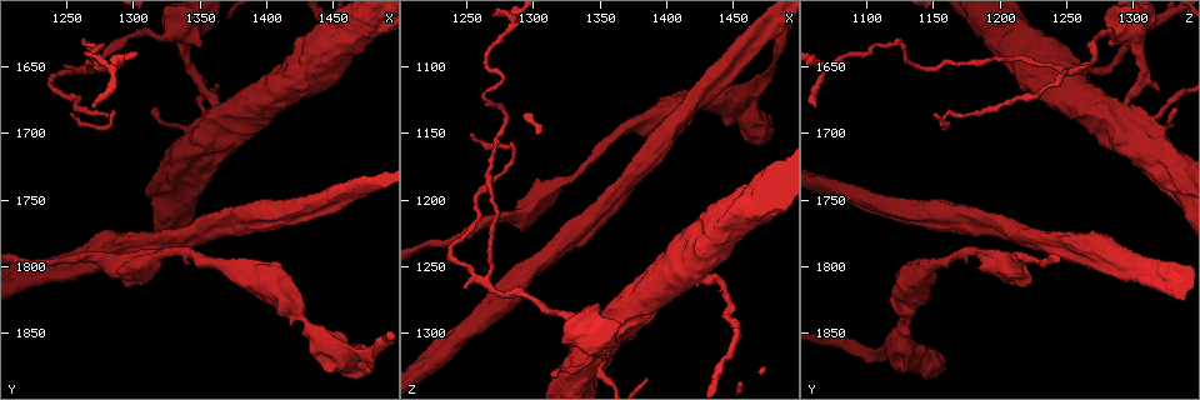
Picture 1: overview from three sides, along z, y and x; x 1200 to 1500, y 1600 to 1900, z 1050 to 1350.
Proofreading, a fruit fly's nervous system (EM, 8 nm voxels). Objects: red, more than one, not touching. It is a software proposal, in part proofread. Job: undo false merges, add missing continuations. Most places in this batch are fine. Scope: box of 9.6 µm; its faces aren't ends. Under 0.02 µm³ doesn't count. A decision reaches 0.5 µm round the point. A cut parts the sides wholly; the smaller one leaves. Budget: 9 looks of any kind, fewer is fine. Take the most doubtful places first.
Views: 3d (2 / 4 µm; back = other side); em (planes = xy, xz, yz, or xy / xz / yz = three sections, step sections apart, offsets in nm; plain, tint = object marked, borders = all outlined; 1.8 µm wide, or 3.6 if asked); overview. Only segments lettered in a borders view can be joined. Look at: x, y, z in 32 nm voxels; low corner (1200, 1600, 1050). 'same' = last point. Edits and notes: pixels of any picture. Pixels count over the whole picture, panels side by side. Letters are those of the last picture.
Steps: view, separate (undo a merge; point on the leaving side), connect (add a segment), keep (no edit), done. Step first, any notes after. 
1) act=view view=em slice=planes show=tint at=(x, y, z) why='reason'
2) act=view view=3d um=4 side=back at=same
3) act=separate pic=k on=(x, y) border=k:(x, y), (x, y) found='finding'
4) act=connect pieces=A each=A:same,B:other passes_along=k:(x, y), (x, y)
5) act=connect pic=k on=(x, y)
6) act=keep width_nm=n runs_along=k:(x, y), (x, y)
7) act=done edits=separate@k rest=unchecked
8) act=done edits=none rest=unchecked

act=view view=3d um=4 at=(1362, 1680, 1294) why='thick turns thin'

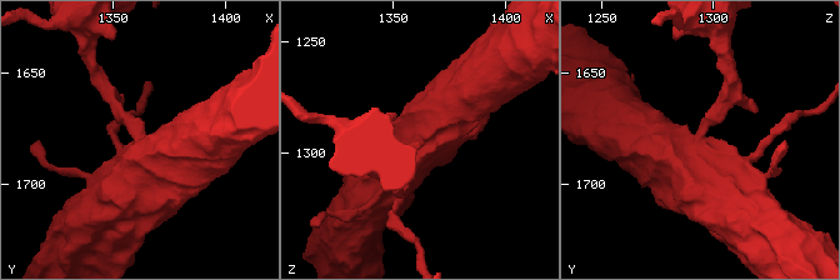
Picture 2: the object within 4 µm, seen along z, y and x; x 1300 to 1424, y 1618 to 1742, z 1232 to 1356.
act=view view=em um=3.6 slice=planes show=borders at=(1363, 1682, 1294) why='now the EM'

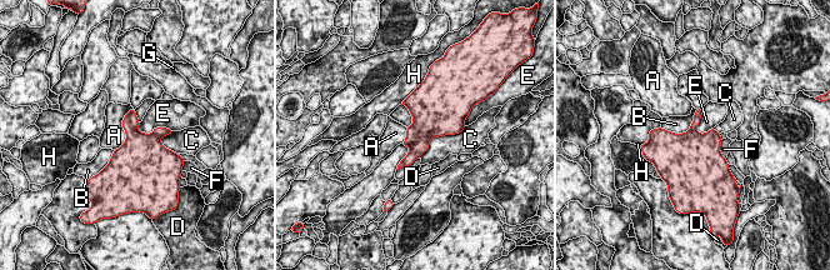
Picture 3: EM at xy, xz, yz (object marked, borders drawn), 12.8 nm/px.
act=keep each=A:other,B:other,C:other,D:other,E:other,F:other,G:other,H:other border=3:(136, 128), (173, 130) found='one neuron here'

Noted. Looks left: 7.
act=view view=em slice=xy step=16 show=tint at=(1418, 1830, 1126) why='arms part here'

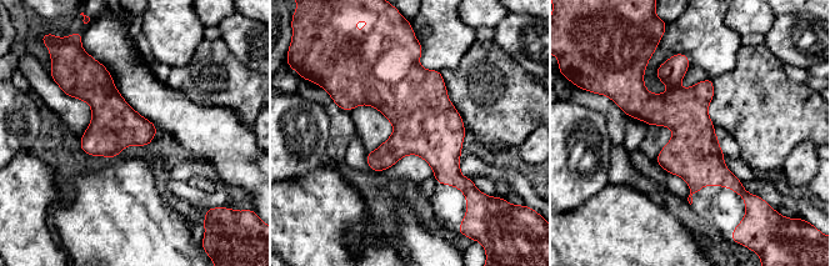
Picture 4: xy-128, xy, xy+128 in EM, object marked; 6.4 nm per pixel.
act=view view=em slice=xy step=16 show=borders at=same

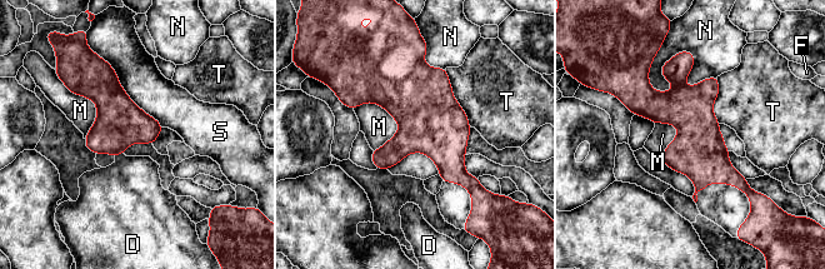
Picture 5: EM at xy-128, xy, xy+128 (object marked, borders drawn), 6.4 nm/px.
act=keep longest_contact=S:650nm each=D:other,F:other,M:other,N:other,S:other,T:other border=5:(364, 101), (398, 125), (373, 150) found='one neuron here'

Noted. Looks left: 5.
act=view view=3d um=4 at=(1422, 1650, 1248) why='calibre changes'

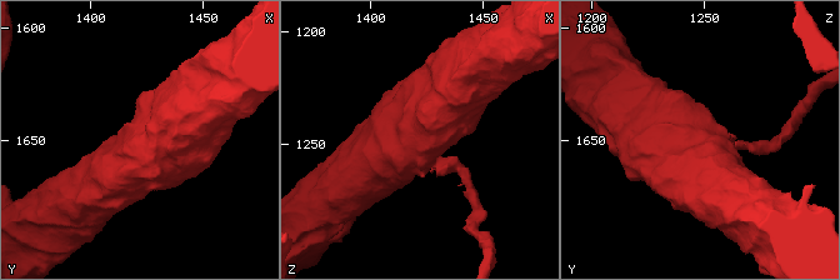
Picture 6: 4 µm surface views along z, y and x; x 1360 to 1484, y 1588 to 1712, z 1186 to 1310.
act=view view=em um=3.6 slice=planes show=borders at=(1423, 1651, 1246) why='now the EM'

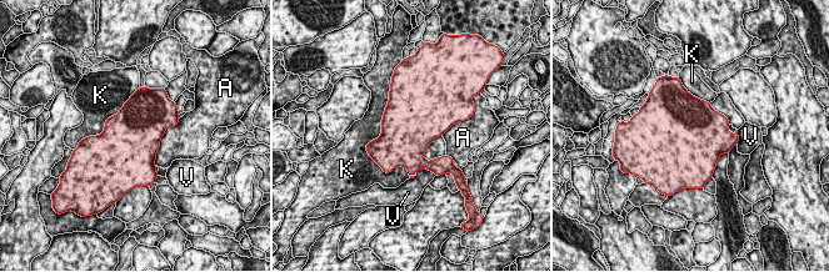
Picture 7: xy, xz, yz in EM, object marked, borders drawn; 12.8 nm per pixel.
act=keep width_nm=750 each=A:other,K:other,V:other border=7:(136, 90), (99, 134), (89, 136) found='continuous, no second neuron'

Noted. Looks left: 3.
act=view view=em slice=planes show=borders at=(1314, 1628, 1284) why='calibre changes'

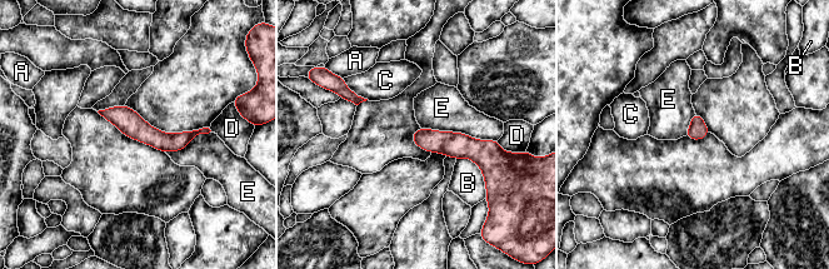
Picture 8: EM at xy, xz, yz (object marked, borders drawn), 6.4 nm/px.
act=keep width_nm=120 each=A:other,B:other,C:other,D:other,E:other runs_along=8:(104, 113), (158, 139), (210, 131) found='all the same neuron'

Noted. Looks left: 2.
act=done edits=none rest=unchecked

